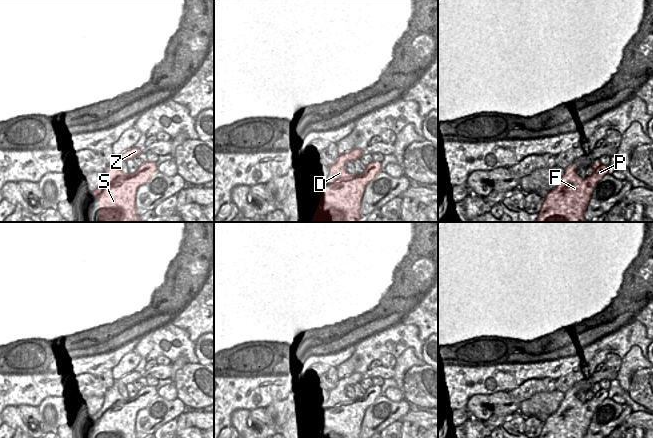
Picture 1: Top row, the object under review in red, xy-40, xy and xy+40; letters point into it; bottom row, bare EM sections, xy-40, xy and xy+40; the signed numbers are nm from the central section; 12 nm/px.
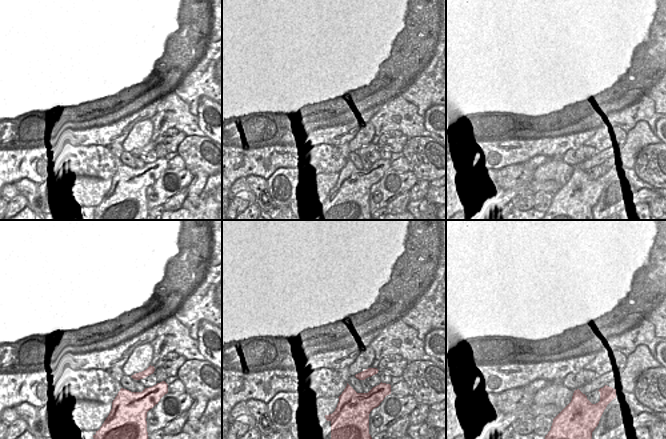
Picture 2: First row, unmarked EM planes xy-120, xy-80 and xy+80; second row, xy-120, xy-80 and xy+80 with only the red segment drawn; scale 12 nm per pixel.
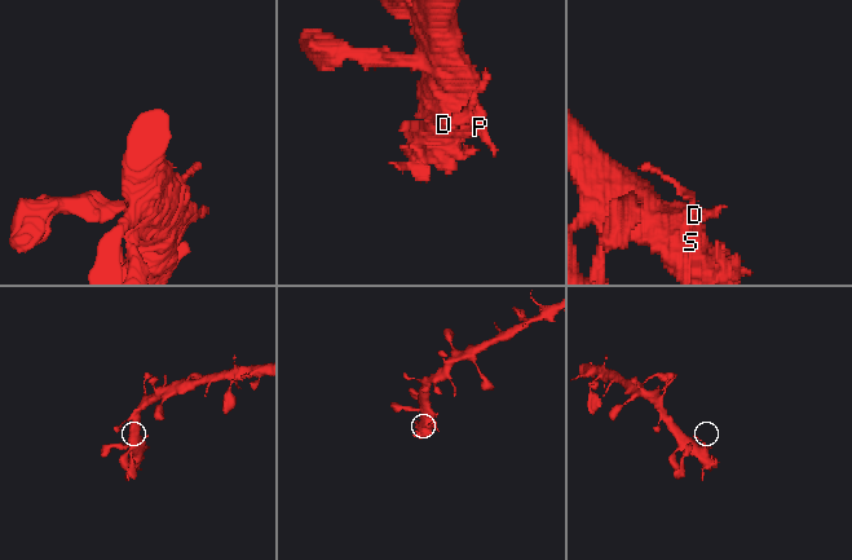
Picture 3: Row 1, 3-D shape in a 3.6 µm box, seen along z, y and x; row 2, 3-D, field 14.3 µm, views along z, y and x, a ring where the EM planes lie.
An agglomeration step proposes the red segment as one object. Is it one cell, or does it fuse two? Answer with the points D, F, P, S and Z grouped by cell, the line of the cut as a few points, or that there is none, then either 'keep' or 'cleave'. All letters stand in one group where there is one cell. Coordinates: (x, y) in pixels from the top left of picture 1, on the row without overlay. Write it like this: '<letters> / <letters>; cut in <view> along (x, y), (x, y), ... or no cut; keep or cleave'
D F P S Z; no cut; keep

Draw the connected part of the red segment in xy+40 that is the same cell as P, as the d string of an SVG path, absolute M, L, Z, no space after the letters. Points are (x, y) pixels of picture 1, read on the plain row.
M597 387L591 391L591 398L586 402L580 402L576 397L577 390L571 389L565 393L559 408L544 422L539 438L584 438L591 423L596 408L608 398L608 391Z

